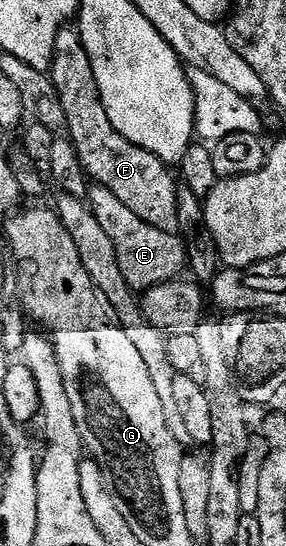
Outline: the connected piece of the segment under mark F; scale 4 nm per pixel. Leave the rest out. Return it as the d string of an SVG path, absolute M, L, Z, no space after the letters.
M63 27L56 35L54 62L48 76L56 87L56 95L60 95L68 140L74 144L87 178L93 184L103 185L112 191L112 195L116 195L132 215L140 215L144 223L165 233L178 233L177 193L180 187L175 174L174 177L170 174L173 173L171 166L156 159L156 155L136 147L136 143L128 143L128 139L108 123L108 111L104 111L104 103L96 87L96 75L92 75L92 63L88 59L88 51L84 51L77 28Z

